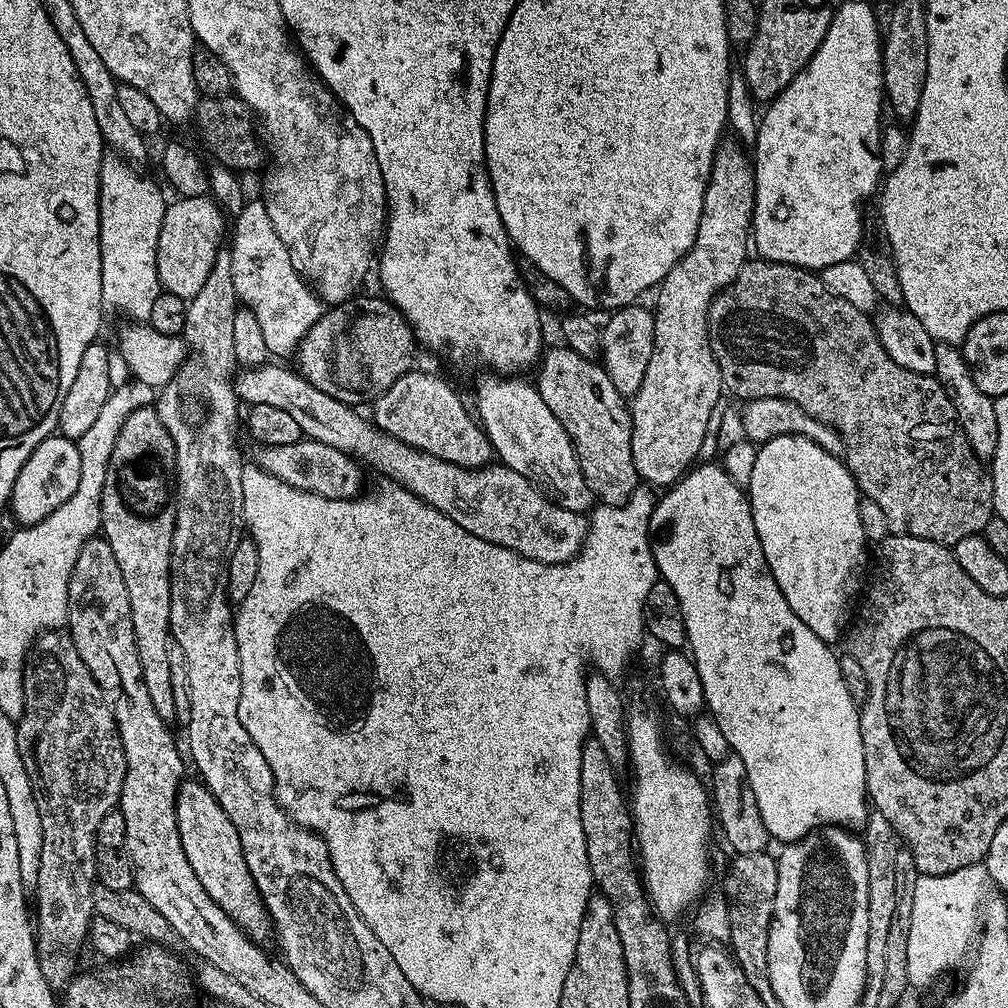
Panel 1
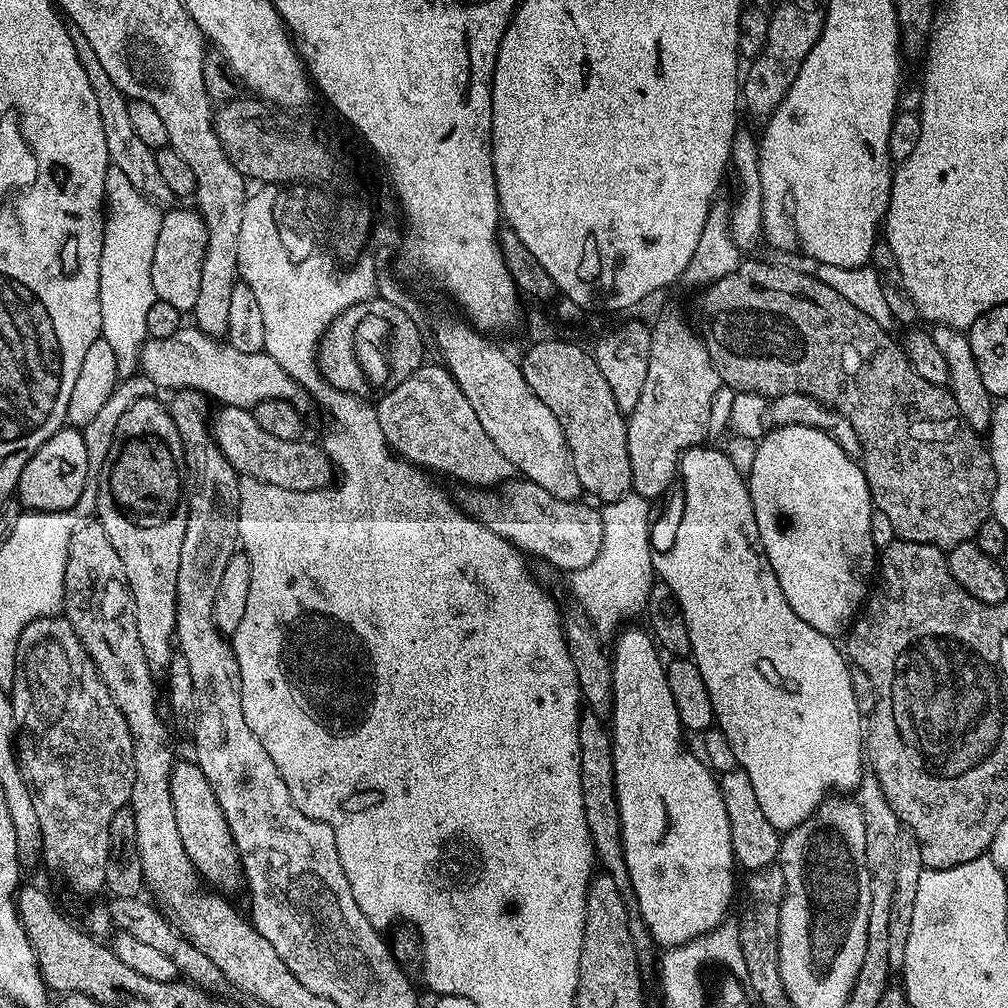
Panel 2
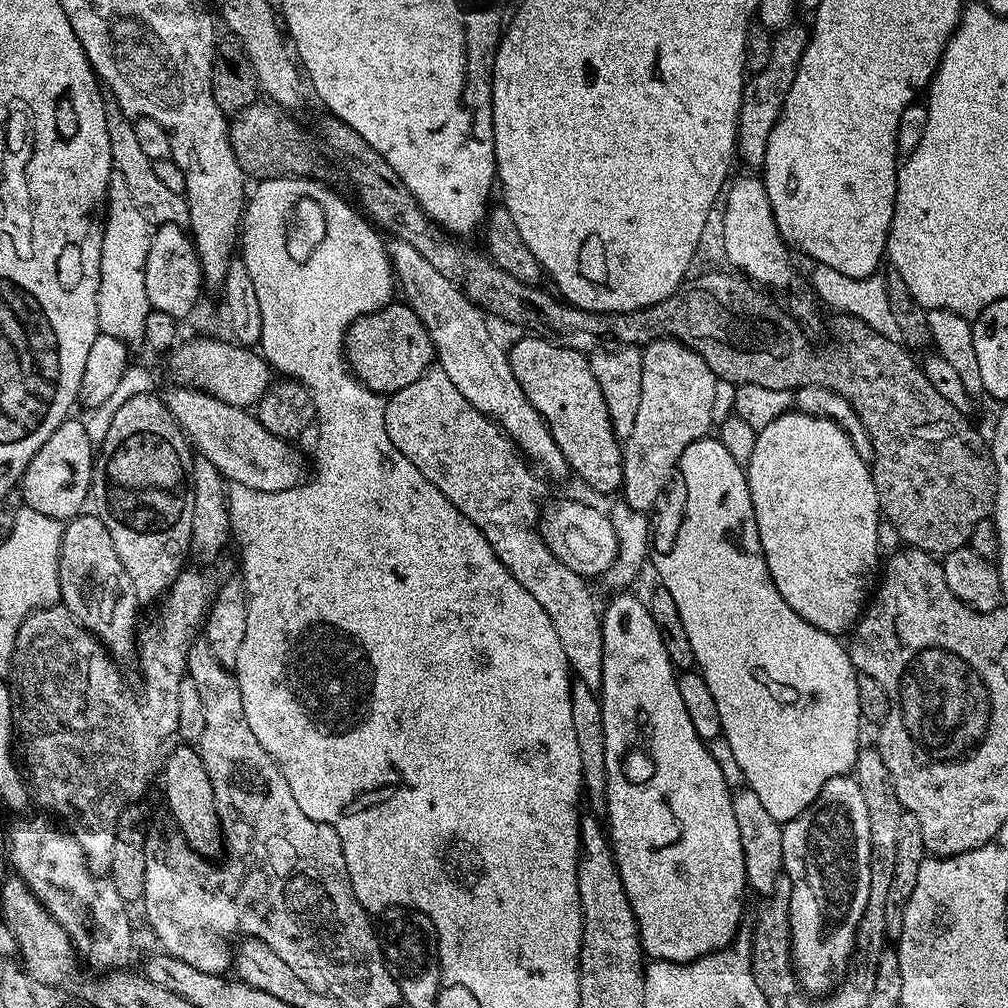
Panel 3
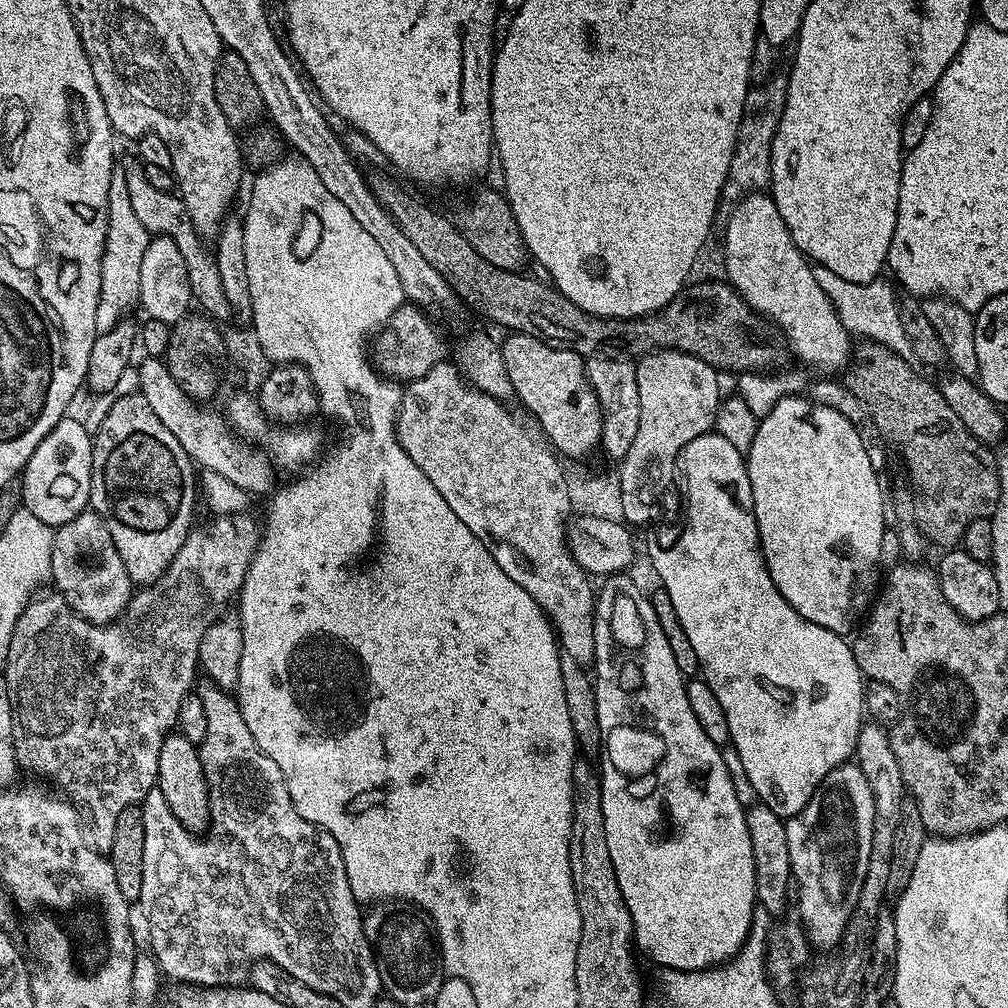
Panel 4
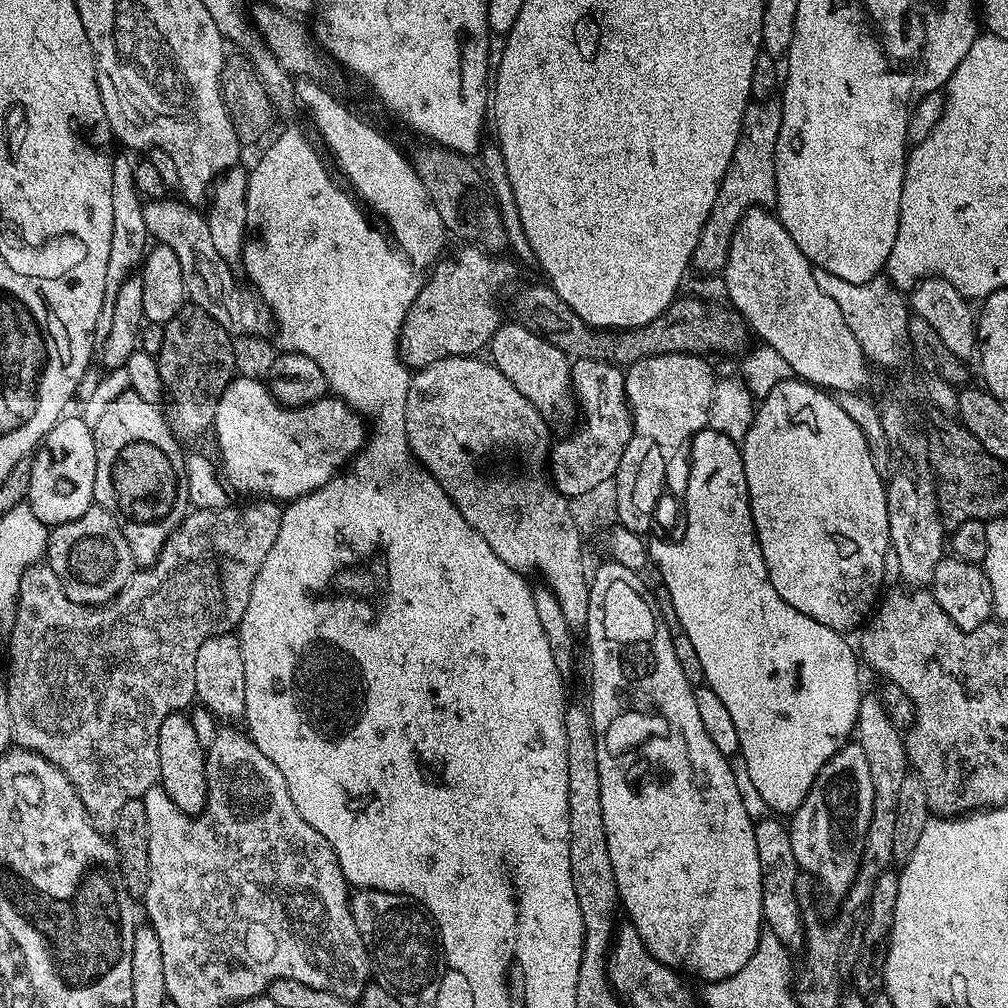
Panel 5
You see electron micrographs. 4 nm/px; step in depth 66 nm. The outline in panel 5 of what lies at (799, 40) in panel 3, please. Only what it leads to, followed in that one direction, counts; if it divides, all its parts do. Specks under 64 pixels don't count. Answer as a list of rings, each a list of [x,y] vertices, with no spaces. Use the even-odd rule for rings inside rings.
[[[752,100],[740,123],[738,142],[722,182],[718,186],[718,198],[710,206],[710,218],[702,226],[698,246],[692,255],[692,264],[700,272],[719,273],[728,261],[730,242],[741,218],[751,208],[772,206],[776,202],[776,147],[778,130],[782,130],[782,106],[780,100]]]

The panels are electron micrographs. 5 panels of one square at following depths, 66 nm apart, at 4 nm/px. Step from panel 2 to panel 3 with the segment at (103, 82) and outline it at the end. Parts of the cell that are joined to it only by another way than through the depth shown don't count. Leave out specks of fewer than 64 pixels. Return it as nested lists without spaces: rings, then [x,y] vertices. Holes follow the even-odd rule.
[[[108,98],[104,101],[106,110],[106,130],[110,130],[110,154],[115,175],[121,176],[126,182],[126,190],[130,190],[130,198],[134,198],[134,206],[142,210],[142,214],[154,226],[161,224],[188,224],[188,201],[184,196],[174,194],[154,174],[153,157],[149,149],[138,143],[134,135],[134,123],[118,106],[118,102]]]

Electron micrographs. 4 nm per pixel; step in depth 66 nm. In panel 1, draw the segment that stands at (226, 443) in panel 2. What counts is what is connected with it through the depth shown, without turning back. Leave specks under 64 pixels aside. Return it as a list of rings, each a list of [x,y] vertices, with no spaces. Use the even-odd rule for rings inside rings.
[[[302,438],[290,446],[265,444],[255,450],[257,452],[254,463],[257,466],[284,484],[294,486],[303,492],[313,492],[331,500],[351,500],[361,491],[361,465],[342,450],[334,450],[334,446],[326,446],[326,442]]]

